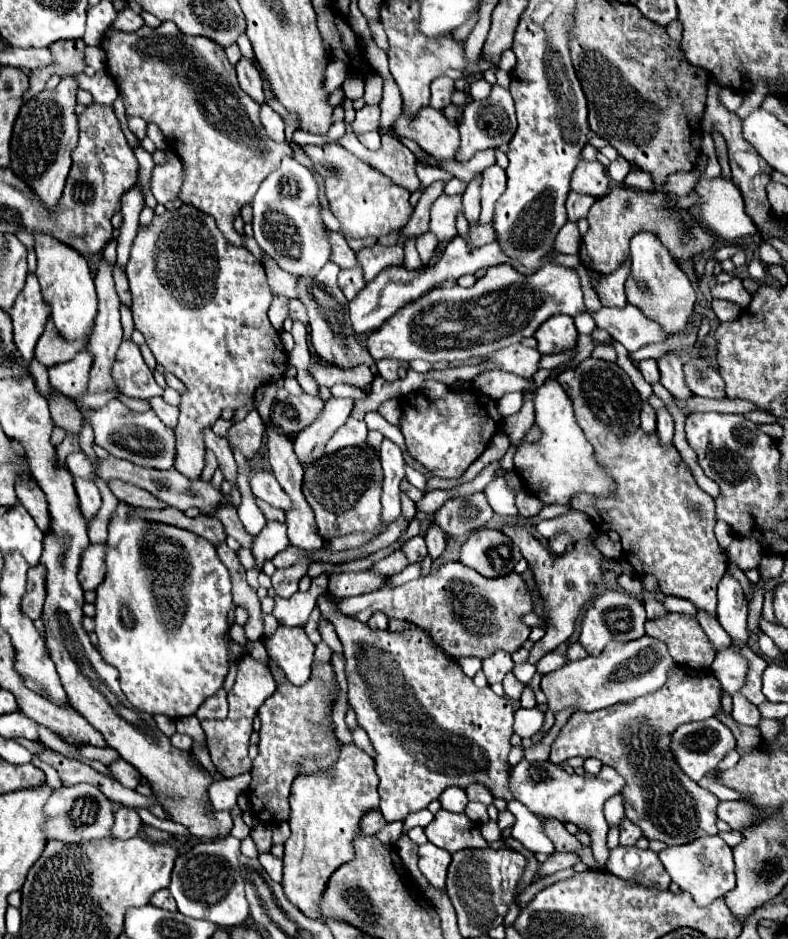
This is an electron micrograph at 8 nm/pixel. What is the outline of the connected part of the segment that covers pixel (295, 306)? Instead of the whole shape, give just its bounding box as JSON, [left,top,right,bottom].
[289,299,309,323]

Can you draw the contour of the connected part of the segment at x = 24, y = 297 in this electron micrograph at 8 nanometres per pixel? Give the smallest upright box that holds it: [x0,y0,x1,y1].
[11,273,51,365]

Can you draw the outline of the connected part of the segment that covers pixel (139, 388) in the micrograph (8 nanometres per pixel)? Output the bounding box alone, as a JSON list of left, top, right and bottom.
[113,341,164,399]

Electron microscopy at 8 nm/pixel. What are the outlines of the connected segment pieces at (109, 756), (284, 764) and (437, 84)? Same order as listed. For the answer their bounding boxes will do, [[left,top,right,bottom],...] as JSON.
[[79,745,119,765],[249,663,339,823],[429,77,455,109]]

